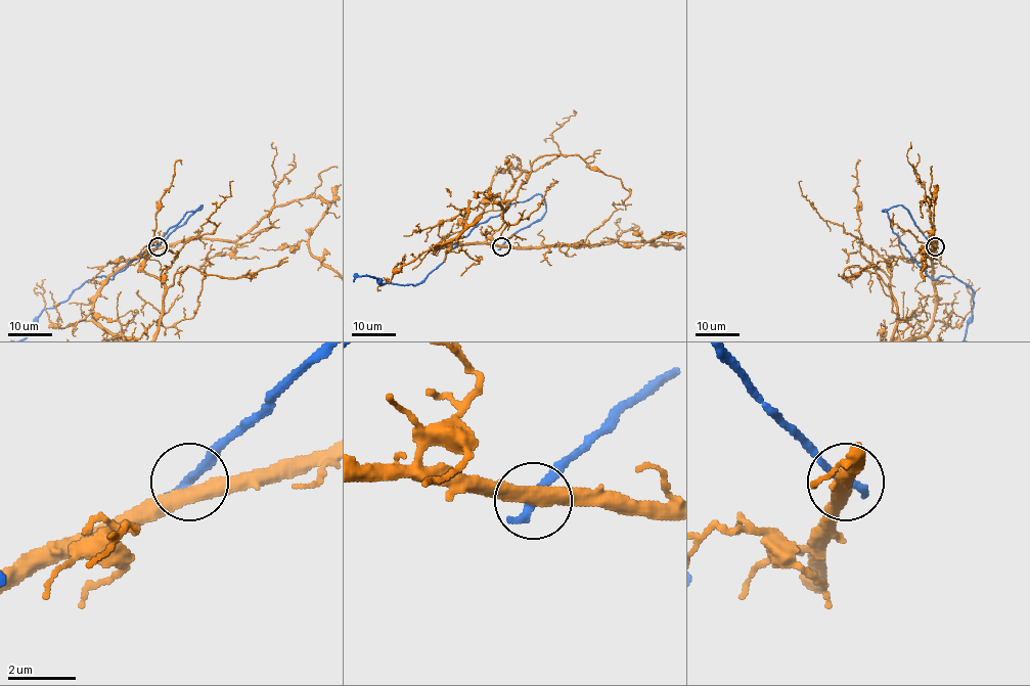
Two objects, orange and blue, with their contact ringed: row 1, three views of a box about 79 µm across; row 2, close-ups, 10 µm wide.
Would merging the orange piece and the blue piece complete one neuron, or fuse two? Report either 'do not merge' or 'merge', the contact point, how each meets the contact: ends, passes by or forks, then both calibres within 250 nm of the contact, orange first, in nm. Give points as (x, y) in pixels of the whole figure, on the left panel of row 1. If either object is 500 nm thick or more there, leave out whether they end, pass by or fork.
do not merge | (158, 246) | orange passes by | blue ends | 440/320 nm

